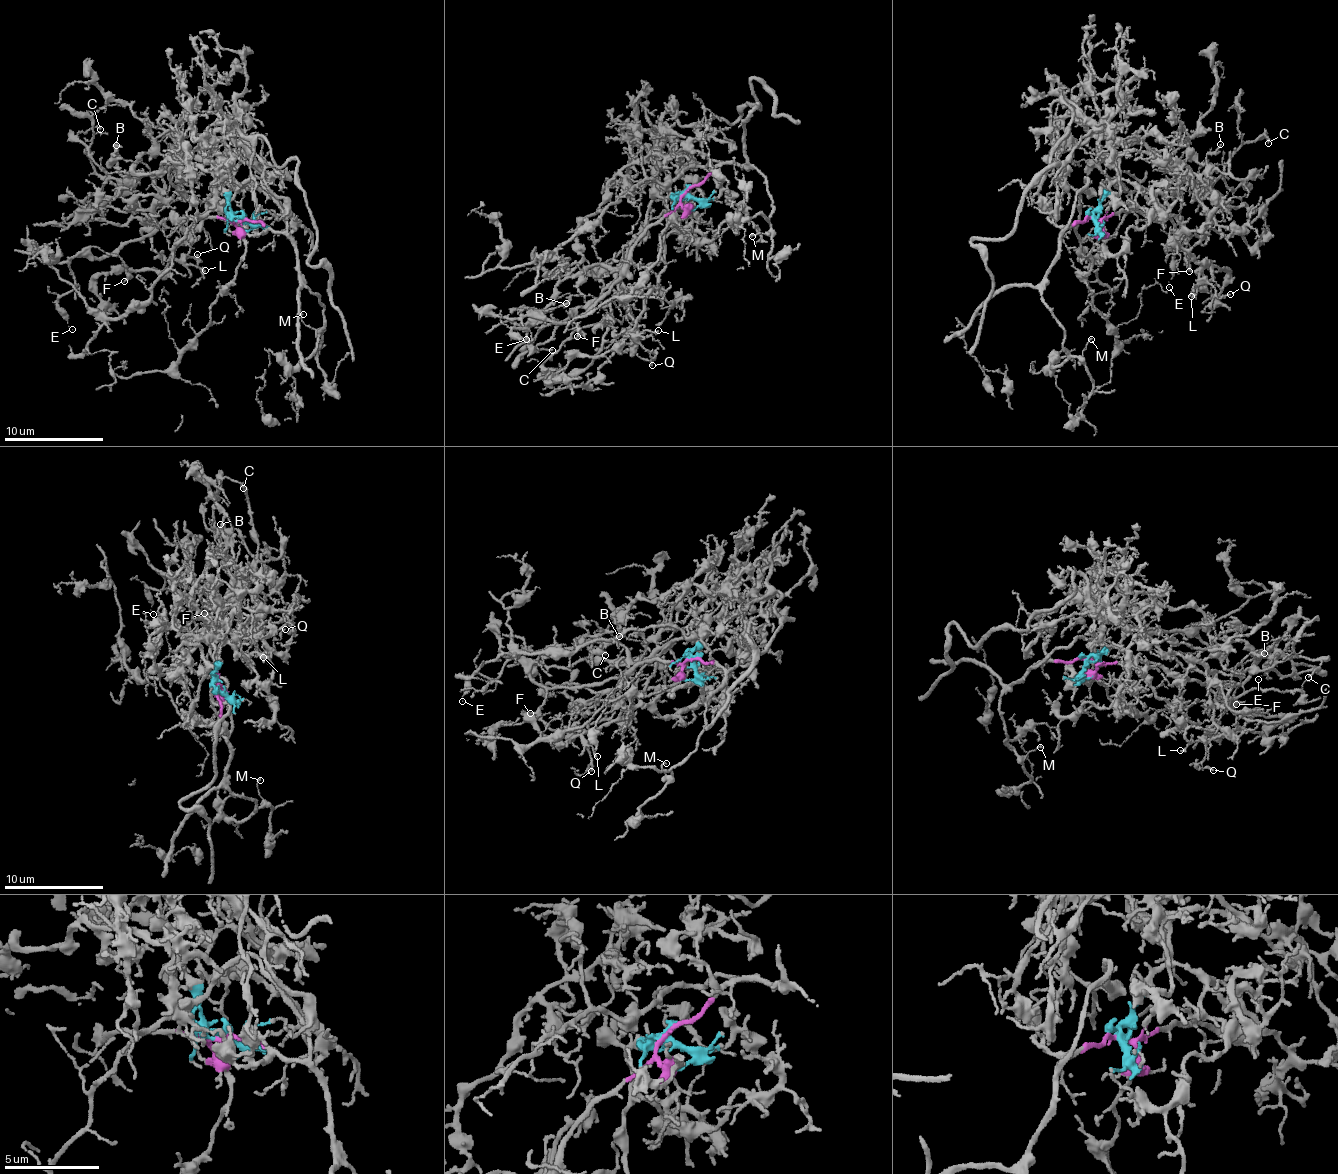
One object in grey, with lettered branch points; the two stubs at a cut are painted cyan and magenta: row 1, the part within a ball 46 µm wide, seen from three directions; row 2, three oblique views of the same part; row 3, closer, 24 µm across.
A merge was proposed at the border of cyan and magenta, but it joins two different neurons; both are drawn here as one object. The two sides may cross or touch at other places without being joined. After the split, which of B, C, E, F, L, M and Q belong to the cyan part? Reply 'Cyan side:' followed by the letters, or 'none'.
Cyan side: B, C, L, Q

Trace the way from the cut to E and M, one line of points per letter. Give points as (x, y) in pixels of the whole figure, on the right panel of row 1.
E: (1092, 216), (1104, 218), (1123, 208), (1170, 220), (1188, 239), (1179, 220), (1182, 245), (1174, 250), (1169, 287)
M: (1092, 216), (1061, 235), (1042, 297), (1065, 332), (1065, 350), (1082, 355), (1091, 338)

